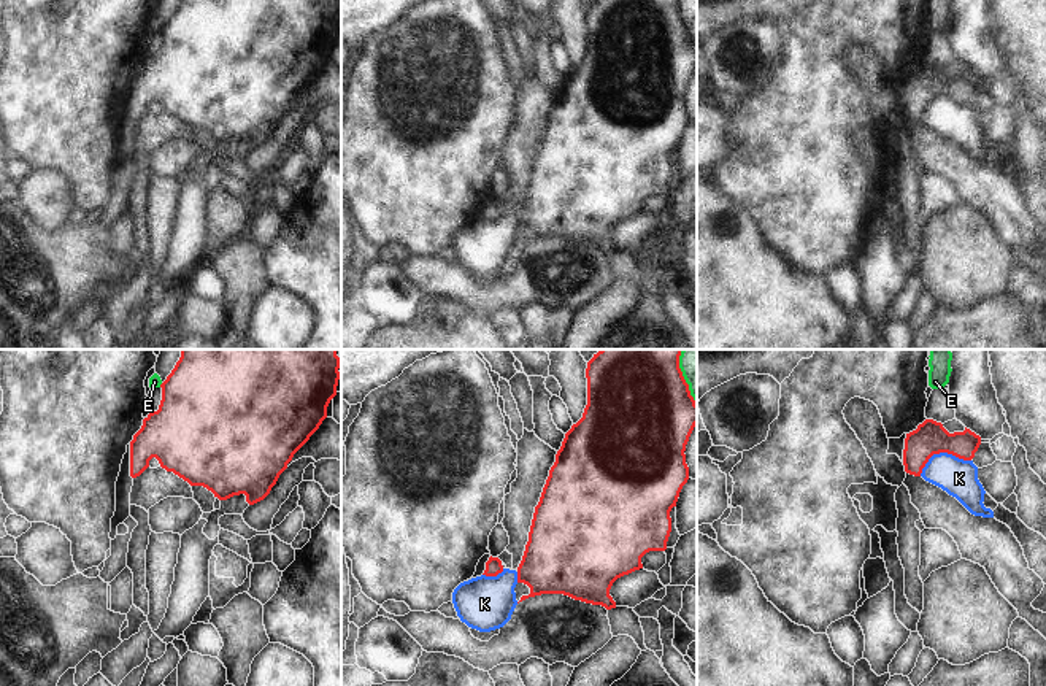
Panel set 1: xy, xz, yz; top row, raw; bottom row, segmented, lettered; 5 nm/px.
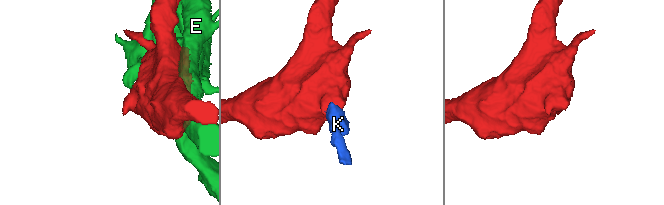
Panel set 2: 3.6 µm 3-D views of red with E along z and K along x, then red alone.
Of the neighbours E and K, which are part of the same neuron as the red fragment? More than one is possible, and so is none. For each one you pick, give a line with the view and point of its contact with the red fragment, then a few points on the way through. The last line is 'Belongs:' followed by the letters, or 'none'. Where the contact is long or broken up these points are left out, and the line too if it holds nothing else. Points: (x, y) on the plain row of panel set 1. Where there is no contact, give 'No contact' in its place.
Belongs: none

